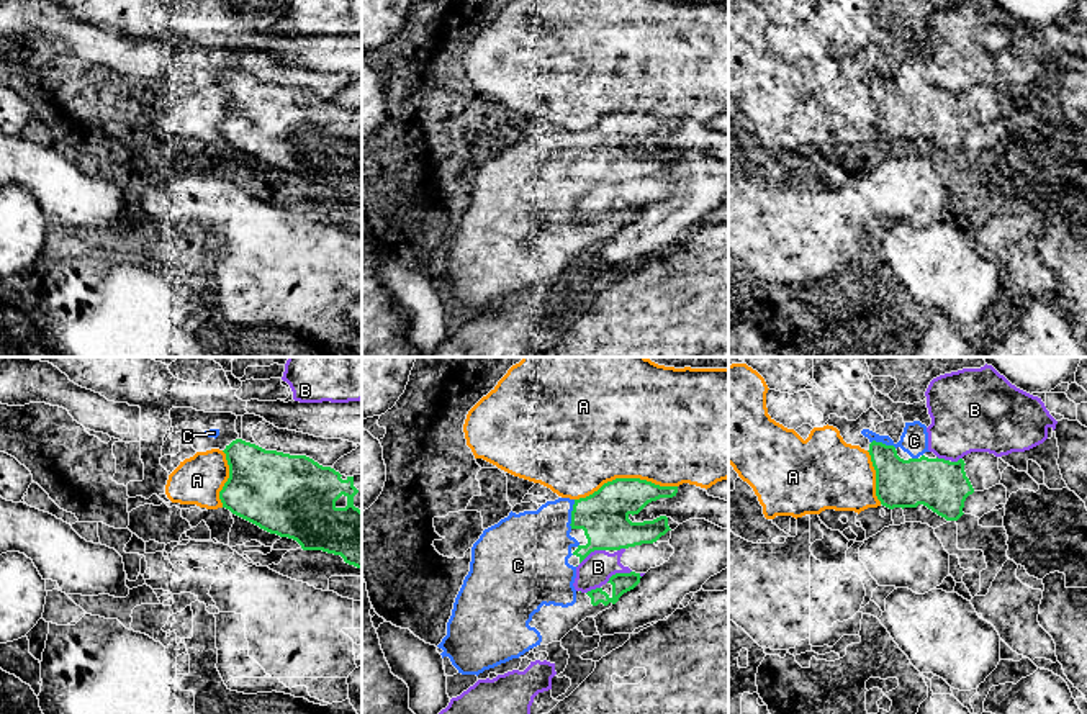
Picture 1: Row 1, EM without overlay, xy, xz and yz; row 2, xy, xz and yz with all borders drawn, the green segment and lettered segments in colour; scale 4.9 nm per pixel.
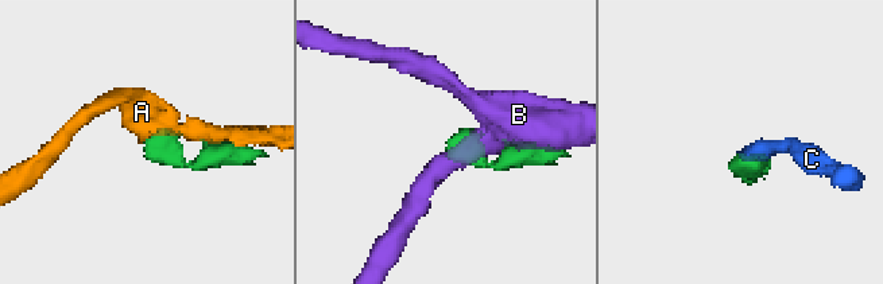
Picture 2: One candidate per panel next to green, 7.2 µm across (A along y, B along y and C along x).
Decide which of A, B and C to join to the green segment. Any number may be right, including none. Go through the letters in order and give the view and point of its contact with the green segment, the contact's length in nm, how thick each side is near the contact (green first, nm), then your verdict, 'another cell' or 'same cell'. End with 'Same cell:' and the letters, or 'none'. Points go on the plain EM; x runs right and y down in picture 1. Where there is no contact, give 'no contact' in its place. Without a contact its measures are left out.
A: xz (626, 112) | 500 nm | 240/500 nm | another cell
B: xz (590, 185) | 170 nm | 240/160 nm | another cell
C: xz (572, 148) | 150 nm | 240/360 nm | same cell
Same cell: C

